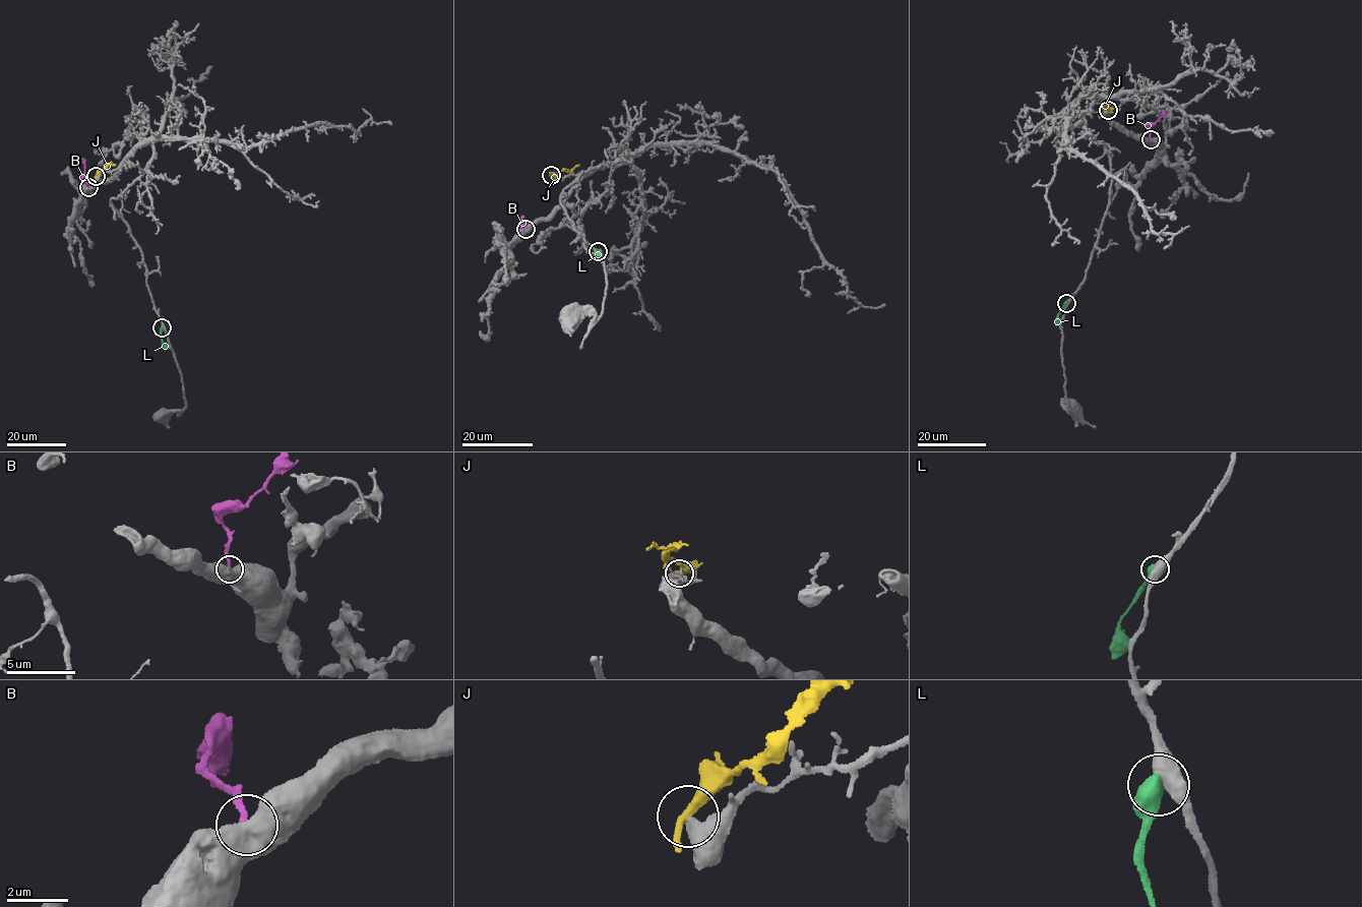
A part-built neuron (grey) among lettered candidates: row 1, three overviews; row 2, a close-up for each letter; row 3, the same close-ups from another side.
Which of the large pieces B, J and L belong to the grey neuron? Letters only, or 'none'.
none

